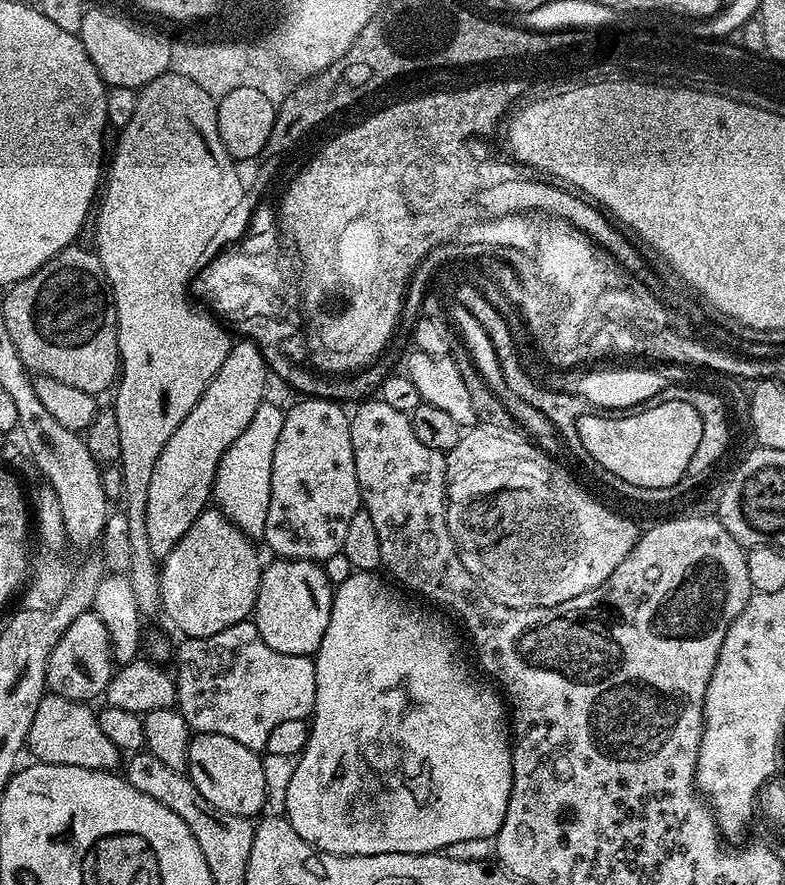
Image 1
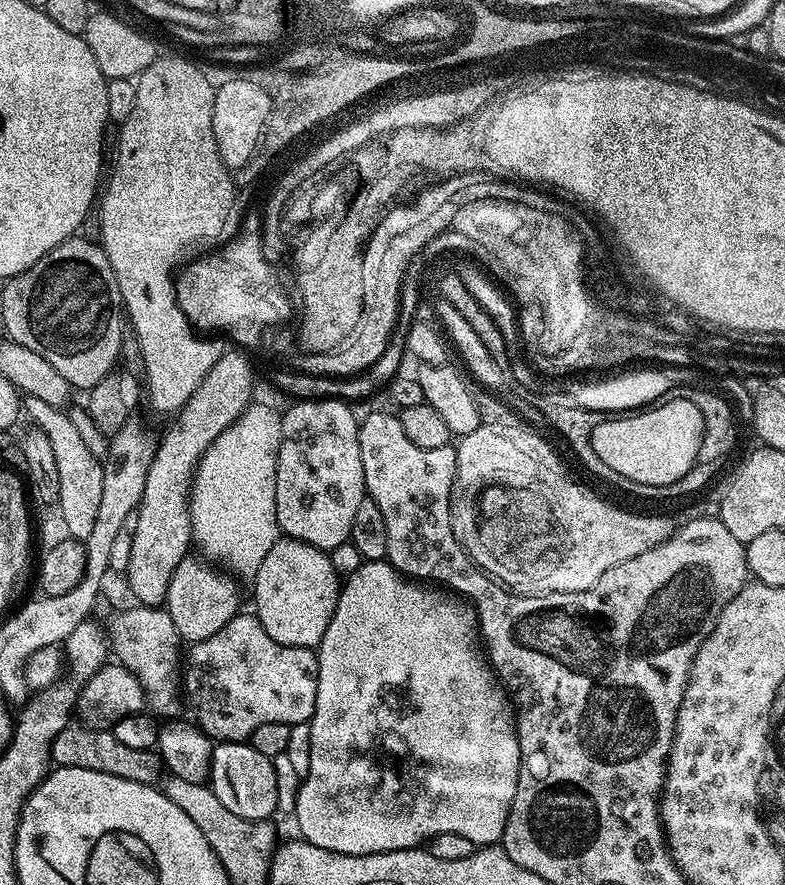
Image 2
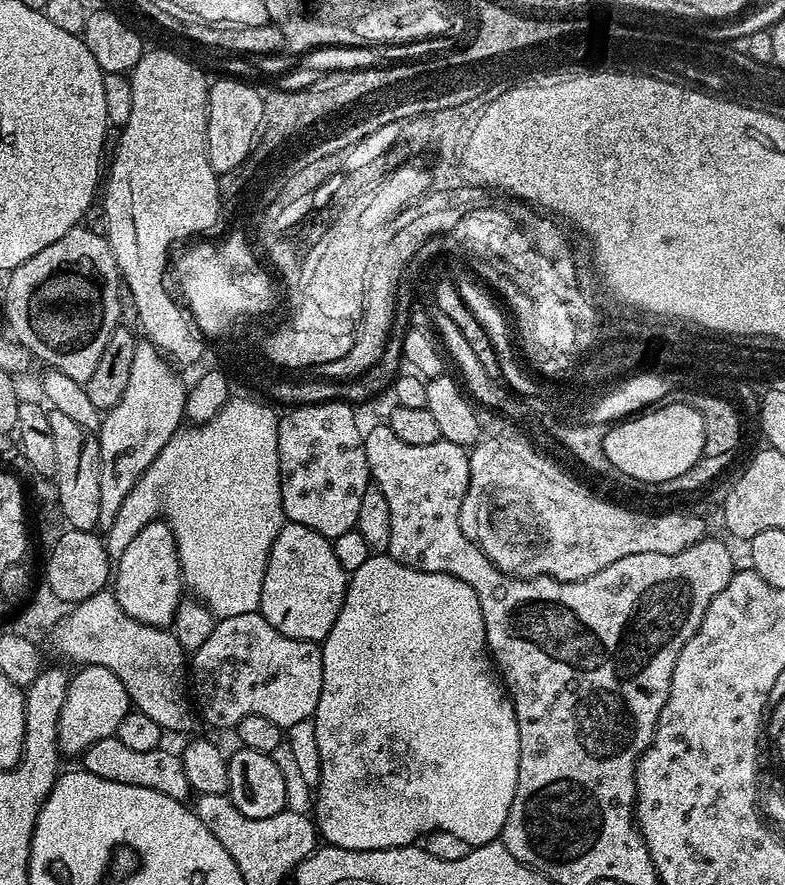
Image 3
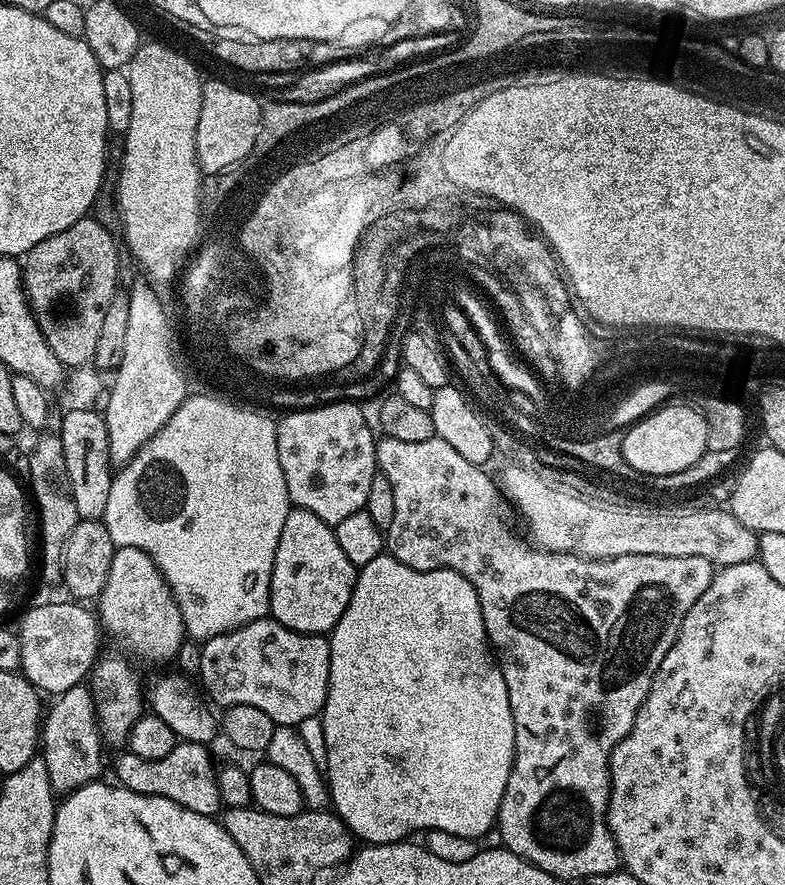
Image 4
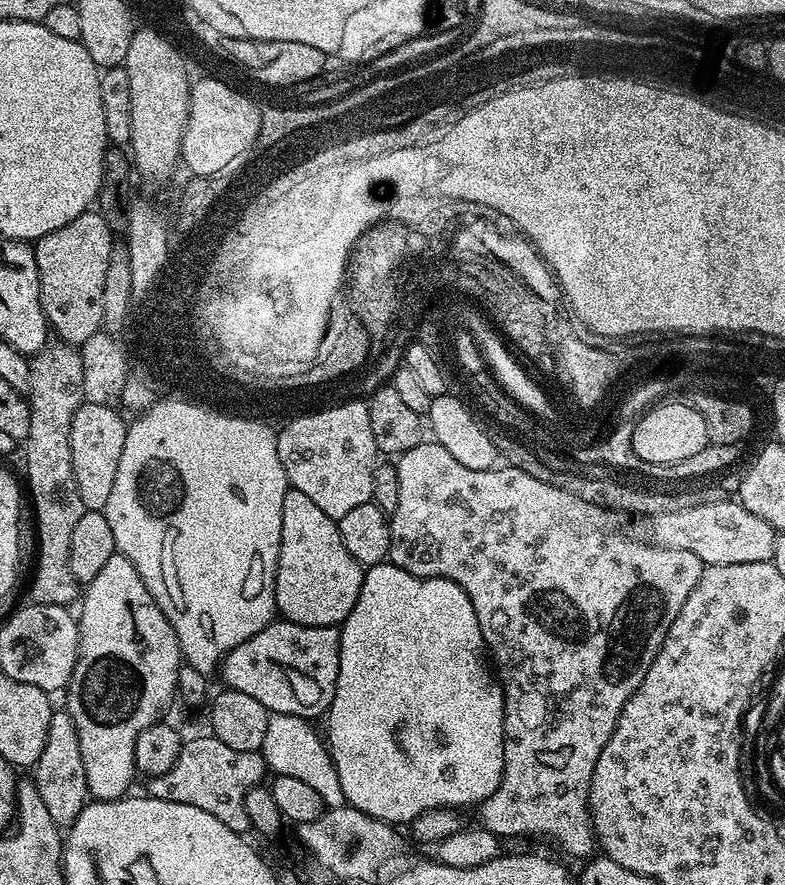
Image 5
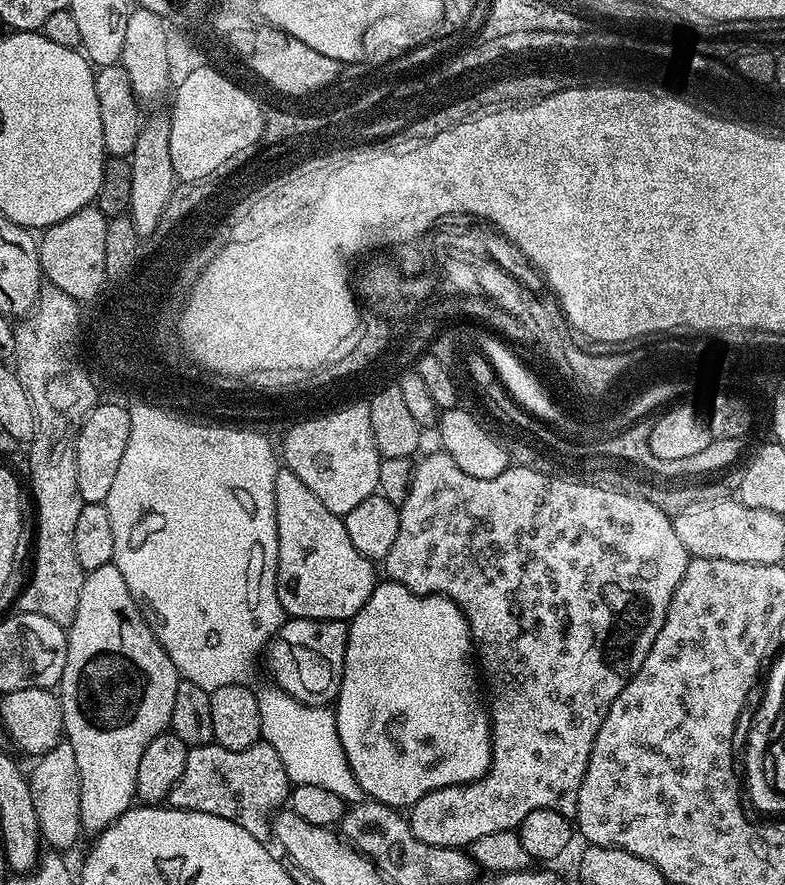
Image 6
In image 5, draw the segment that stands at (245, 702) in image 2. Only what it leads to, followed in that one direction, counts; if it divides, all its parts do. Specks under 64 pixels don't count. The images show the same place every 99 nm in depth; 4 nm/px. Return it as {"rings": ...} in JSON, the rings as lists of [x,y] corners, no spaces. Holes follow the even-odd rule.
{"rings":[[[277,618],[267,624],[258,634],[254,634],[246,642],[234,646],[224,655],[221,676],[227,687],[242,690],[242,694],[250,694],[272,714],[290,714],[291,716],[323,717],[327,713],[330,702],[334,698],[334,690],[338,682],[338,666],[340,665],[340,630],[336,626],[302,626],[283,618]]]}

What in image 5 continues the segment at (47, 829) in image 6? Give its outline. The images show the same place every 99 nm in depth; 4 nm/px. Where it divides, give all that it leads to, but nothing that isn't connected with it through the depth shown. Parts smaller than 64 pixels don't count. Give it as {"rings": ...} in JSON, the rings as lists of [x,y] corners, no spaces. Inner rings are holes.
{"rings":[[[66,710],[53,711],[46,746],[34,766],[34,779],[38,794],[56,824],[70,826],[78,814],[82,814],[85,804],[89,803],[86,766],[82,766],[82,746],[78,746],[78,730]]]}

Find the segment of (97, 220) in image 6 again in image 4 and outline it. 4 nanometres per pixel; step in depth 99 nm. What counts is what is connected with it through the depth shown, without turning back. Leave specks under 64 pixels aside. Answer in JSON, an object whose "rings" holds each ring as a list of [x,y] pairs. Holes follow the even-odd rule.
{"rings":[[[85,218],[74,222],[74,226],[66,226],[66,230],[38,242],[38,246],[34,246],[22,257],[24,292],[32,306],[36,325],[46,338],[46,346],[54,350],[58,362],[62,362],[65,369],[85,367],[98,346],[98,333],[106,310],[110,310],[110,302],[118,294],[116,279],[120,276],[120,256],[116,253],[116,240],[117,237],[108,232],[106,226],[102,226],[94,218]]]}

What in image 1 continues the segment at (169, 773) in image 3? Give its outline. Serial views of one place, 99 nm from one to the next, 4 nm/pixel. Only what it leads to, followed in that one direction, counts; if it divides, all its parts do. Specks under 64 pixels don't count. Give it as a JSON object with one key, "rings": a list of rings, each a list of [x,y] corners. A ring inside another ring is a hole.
{"rings":[[[46,694],[38,706],[38,714],[34,714],[34,722],[30,726],[30,734],[26,745],[27,751],[33,752],[35,759],[42,764],[58,766],[82,766],[86,770],[106,772],[119,769],[122,754],[102,734],[97,713],[91,712],[87,703],[78,700],[67,700],[61,696]]]}

